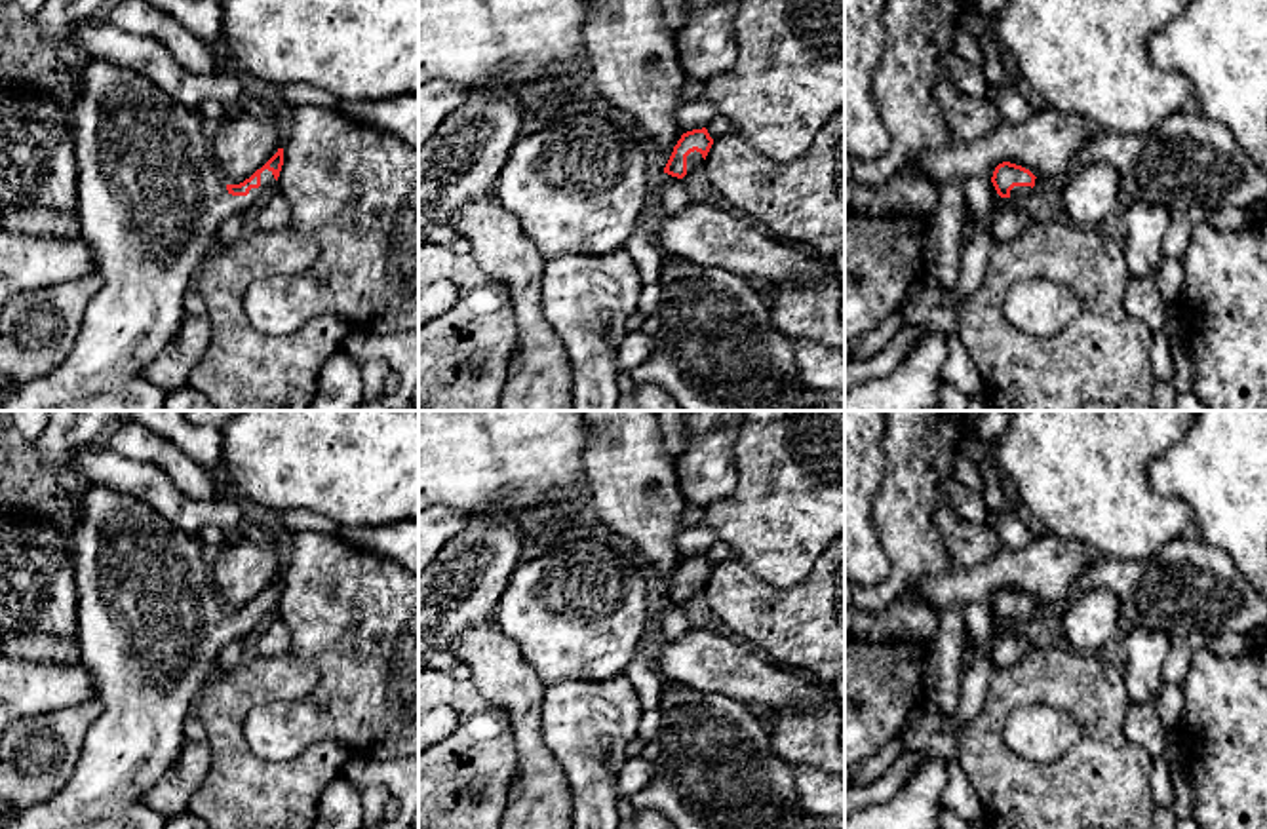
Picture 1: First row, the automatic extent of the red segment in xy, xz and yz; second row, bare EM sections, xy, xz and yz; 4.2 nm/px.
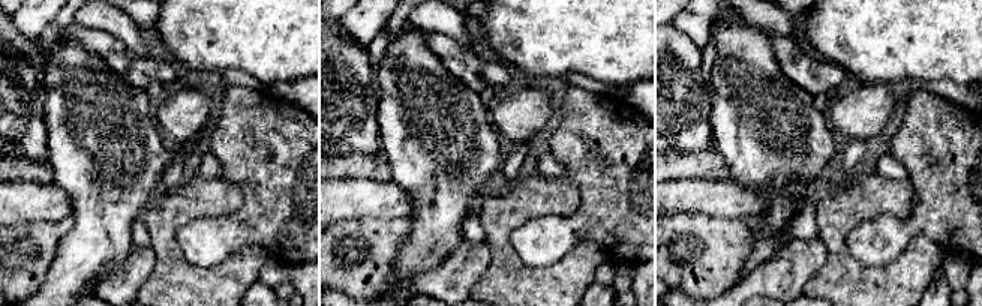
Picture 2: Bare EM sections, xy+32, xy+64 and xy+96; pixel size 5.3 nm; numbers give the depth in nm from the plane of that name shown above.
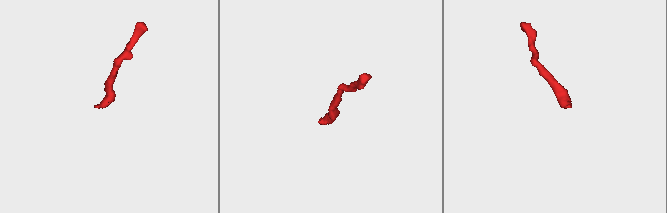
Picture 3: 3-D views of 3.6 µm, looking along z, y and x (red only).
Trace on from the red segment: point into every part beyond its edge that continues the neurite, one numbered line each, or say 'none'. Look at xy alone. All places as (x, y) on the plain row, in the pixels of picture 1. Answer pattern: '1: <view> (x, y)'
1: xy (151, 626)

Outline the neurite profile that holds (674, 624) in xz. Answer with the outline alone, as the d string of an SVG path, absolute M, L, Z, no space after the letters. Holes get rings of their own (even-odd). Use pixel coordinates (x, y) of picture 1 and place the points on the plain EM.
M670 603L662 612L658 627L660 639L675 643L692 627L692 624L689 622L683 605Z

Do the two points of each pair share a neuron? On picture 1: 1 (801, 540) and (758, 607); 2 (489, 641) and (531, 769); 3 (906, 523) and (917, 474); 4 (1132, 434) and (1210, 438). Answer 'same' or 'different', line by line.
1: different
2: same
3: same
4: different

